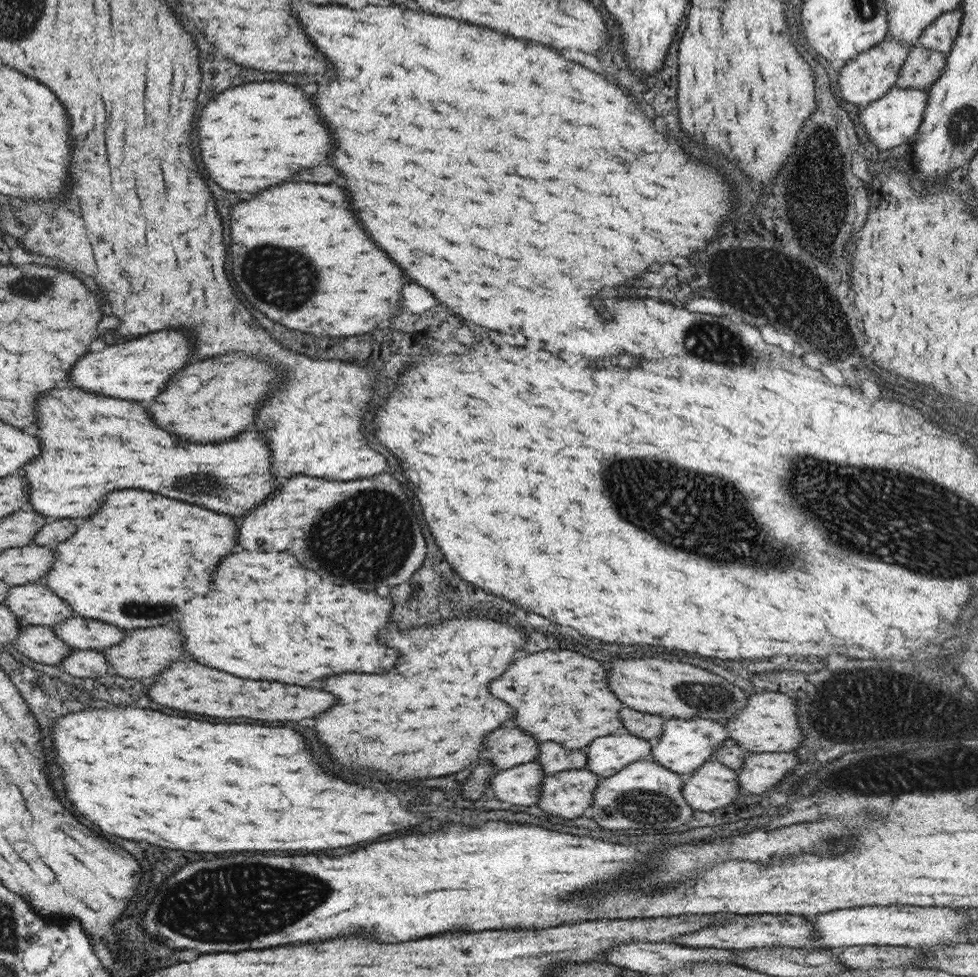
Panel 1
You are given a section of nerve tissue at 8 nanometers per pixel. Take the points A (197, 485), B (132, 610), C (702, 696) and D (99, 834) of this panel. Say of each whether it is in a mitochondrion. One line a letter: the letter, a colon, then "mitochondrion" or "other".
A: mitochondrion
B: mitochondrion
C: mitochondrion
D: other

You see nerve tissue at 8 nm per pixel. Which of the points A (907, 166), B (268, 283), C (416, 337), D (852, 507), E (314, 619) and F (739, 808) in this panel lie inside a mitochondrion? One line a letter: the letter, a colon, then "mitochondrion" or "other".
A: other
B: mitochondrion
C: other
D: mitochondrion
E: other
F: other

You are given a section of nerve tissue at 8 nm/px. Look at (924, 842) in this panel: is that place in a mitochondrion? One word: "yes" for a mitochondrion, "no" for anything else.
no

